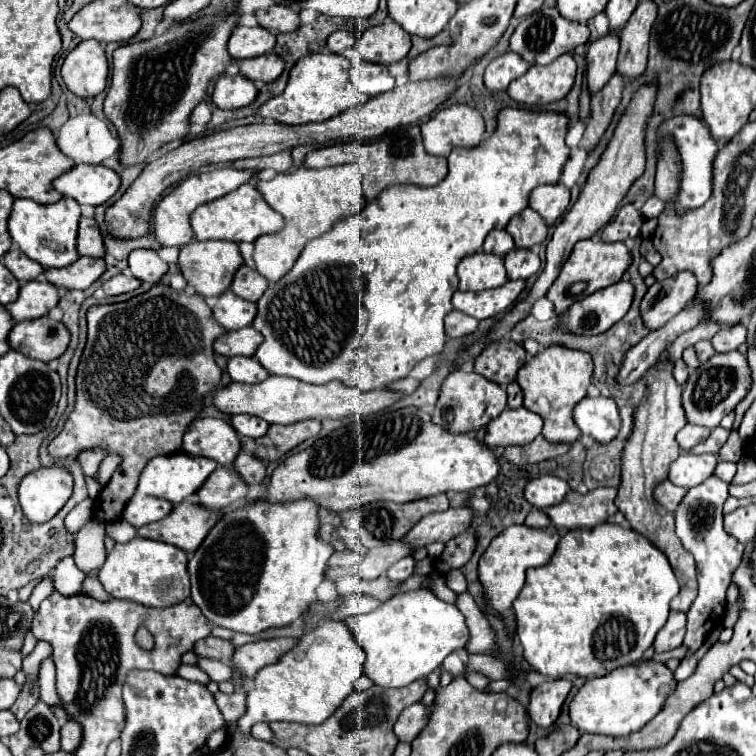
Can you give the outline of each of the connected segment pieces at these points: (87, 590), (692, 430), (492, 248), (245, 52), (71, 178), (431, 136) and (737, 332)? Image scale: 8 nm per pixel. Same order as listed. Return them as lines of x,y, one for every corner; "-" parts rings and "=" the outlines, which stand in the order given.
87,574
85,576
85,580
83,580
83,590
81,590
83,594
89,594
89,596
93,596
93,598
99,598
99,600
109,600
111,596
103,590
103,586
99,584
99,580
97,580
97,576
91,576
91,574
=
687,422
687,424
683,426
683,430
677,434
677,442
679,442
679,446
681,446
683,450
689,450
689,448
693,448
695,444
707,440
709,434
711,434
709,428
697,426
697,424
689,424
689,422
=
491,230
483,242
483,250
497,256
505,256
511,248
515,248
515,244
507,230
=
237,26
229,38
227,50
233,58
243,60
243,58
255,58
267,54
273,50
273,46
275,46
275,32
269,32
261,26
255,28
=
77,164
73,170
59,176
53,186
63,196
75,198
79,204
101,206
115,196
121,186
121,178
107,166
=
453,104
439,110
431,120
423,122
421,132
429,154
449,156
455,146
479,146
485,134
485,120
479,110
467,104
=
737,324
735,328
721,328
713,338
711,344
715,352
731,352
737,350
747,338
747,328
743,324

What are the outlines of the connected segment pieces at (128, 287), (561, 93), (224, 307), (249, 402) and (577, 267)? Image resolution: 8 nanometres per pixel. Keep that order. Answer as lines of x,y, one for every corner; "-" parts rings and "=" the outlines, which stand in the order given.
117,274
113,276
111,280
107,280
103,284
103,290
107,296
119,296
119,294
125,294
125,292
131,292
135,288
139,288
141,282
129,274
=
563,54
547,66
531,66
527,74
507,88
507,94
527,108
545,106
567,96
575,82
575,72
577,64
573,56
=
231,290
223,292
213,308
215,320
225,330
239,330
239,328
249,326
253,322
255,314
257,314
257,306
249,300
235,296
=
269,376
261,384
239,384
231,382
229,386
213,394
213,406
225,414
251,414
263,418
267,424
293,424
309,418
343,418
355,414
375,414
387,410
393,402
401,398
399,392
391,390
371,390
361,392
357,388
345,386
343,382
329,382
323,386
311,386
287,376
=
593,240
577,242
567,264
563,264
559,278
547,292
547,298
553,302
555,312
563,314
575,300
583,300
583,296
591,296
601,288
617,284
623,278
629,264
631,264
631,252
623,242
613,242
613,244
593,242

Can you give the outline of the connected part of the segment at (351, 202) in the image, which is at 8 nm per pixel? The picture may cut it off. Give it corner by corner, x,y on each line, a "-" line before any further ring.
357,164
331,166
323,170
311,170
301,166
295,172
277,174
269,182
259,182
257,188
261,190
267,204
285,218
285,228
281,232
255,240
255,268
269,282
277,282
289,272
309,240
329,232
333,224
341,218
359,214
365,206
365,198
361,194
361,172

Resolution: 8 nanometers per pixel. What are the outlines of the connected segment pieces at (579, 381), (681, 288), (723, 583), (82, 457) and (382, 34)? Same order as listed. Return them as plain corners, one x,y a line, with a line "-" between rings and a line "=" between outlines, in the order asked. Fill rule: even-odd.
551,346
539,352
531,362
527,362
517,372
517,384
523,388
525,394
525,408
539,414
543,418
543,430
547,442
561,442
561,444
573,444
581,432
573,422
573,408
575,404
587,396
587,386
591,384
591,356
587,352
575,352
567,350
563,346
-
549,404
549,414
547,414
=
679,272
667,280
655,282
641,300
639,312
643,324
649,330
661,328
671,320
671,316
679,314
695,296
697,280
691,272
=
715,476
705,480
703,484
687,490
683,500
675,510
675,528
677,536
687,552
693,554
697,564
697,582
699,594
693,606
687,612
687,634
683,644
687,646
687,656
697,652
705,642
707,634
723,622
725,616
725,594
731,584
731,572
739,566
743,544
739,544
733,536
723,530
723,504
727,500
727,484
=
91,448
91,450
85,450
79,454
79,462
81,462
81,468
85,472
85,476
89,478
97,478
97,472
99,472
99,464
101,460
105,458
105,450
103,448
=
395,22
381,24
363,32
363,36
355,42
355,50
361,60
375,64
393,64
405,58
411,50
411,36
397,28

